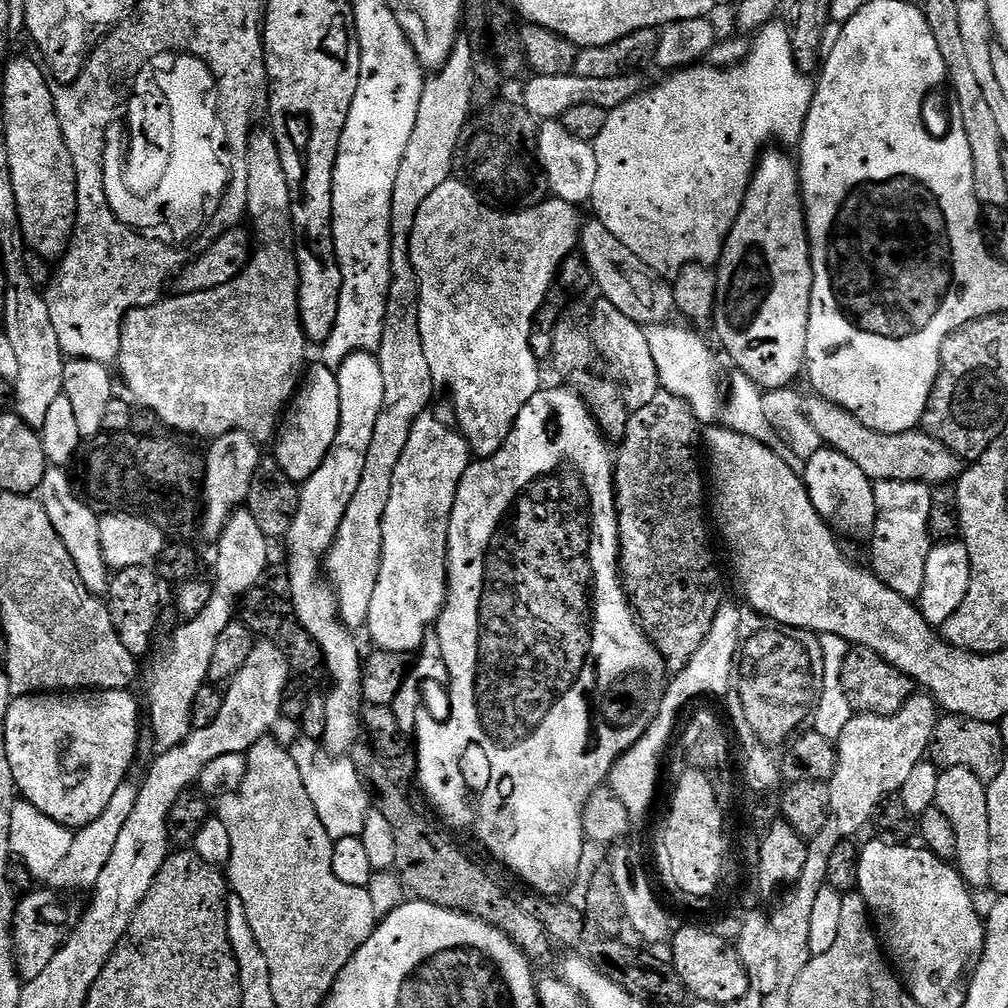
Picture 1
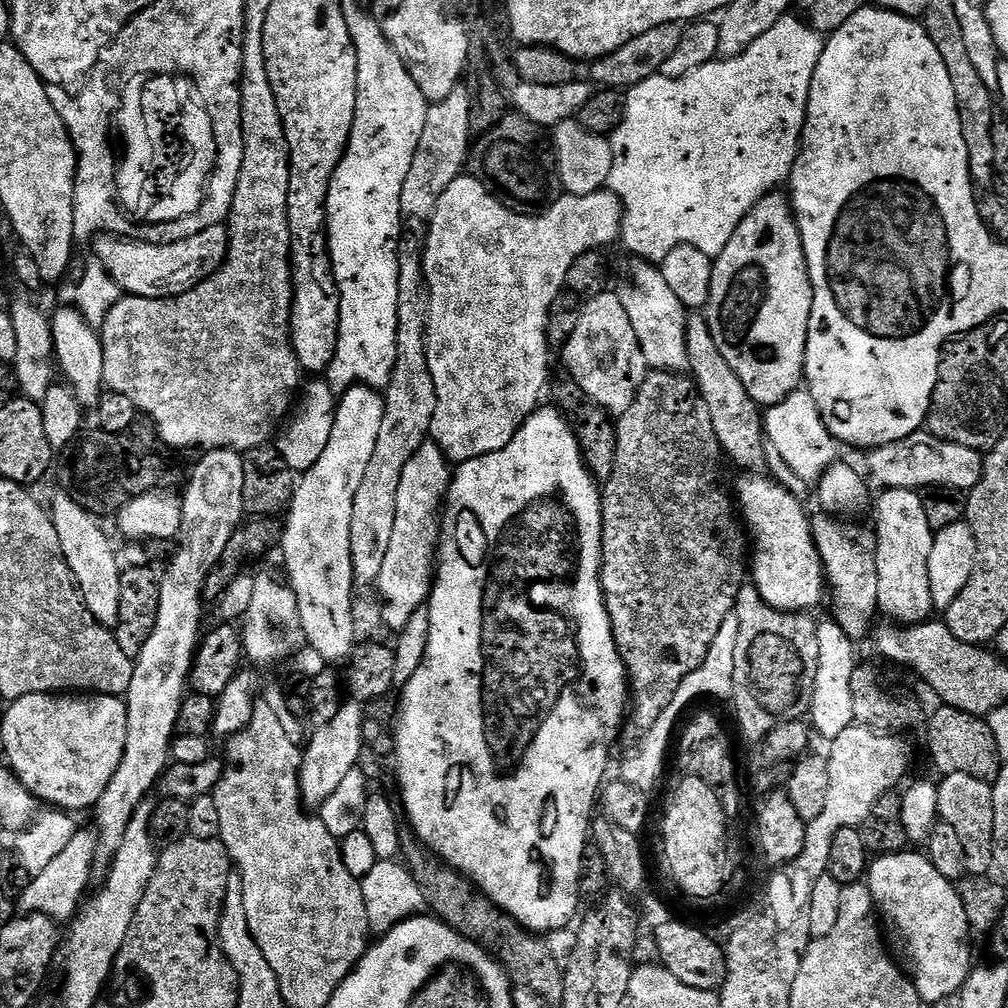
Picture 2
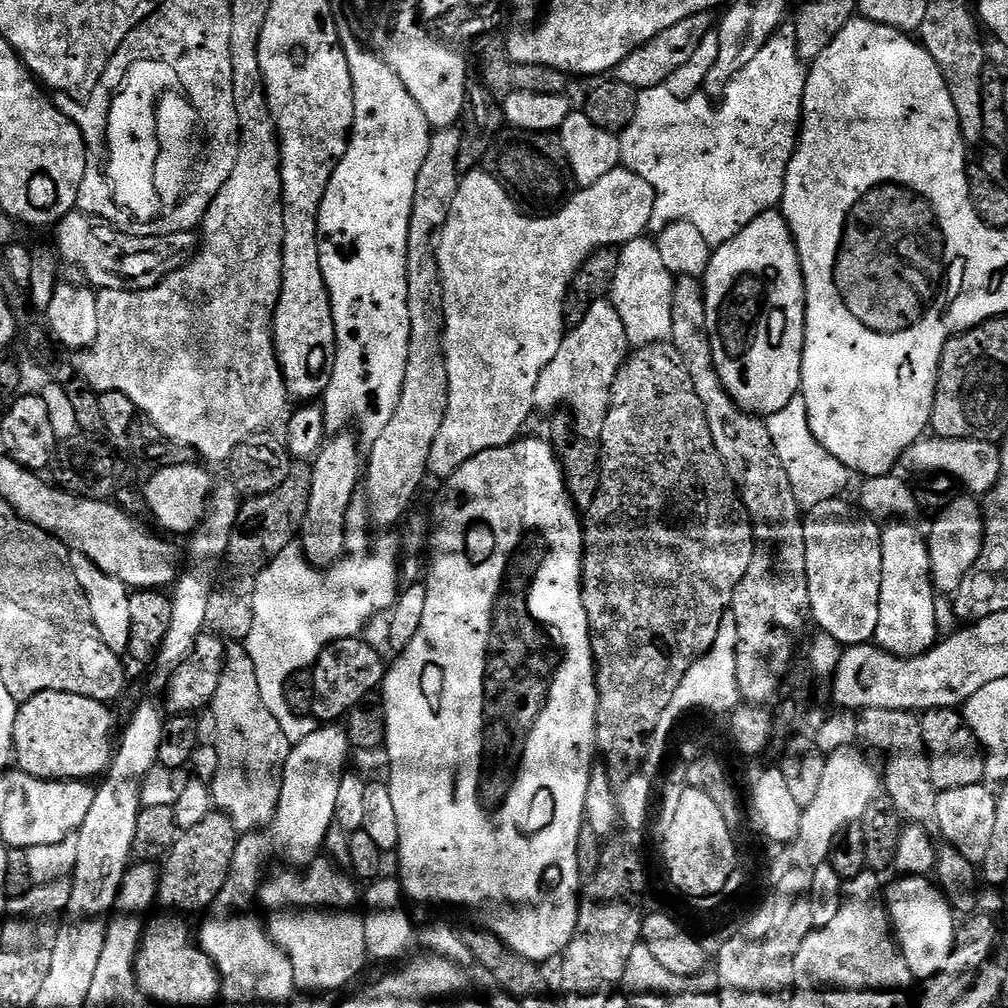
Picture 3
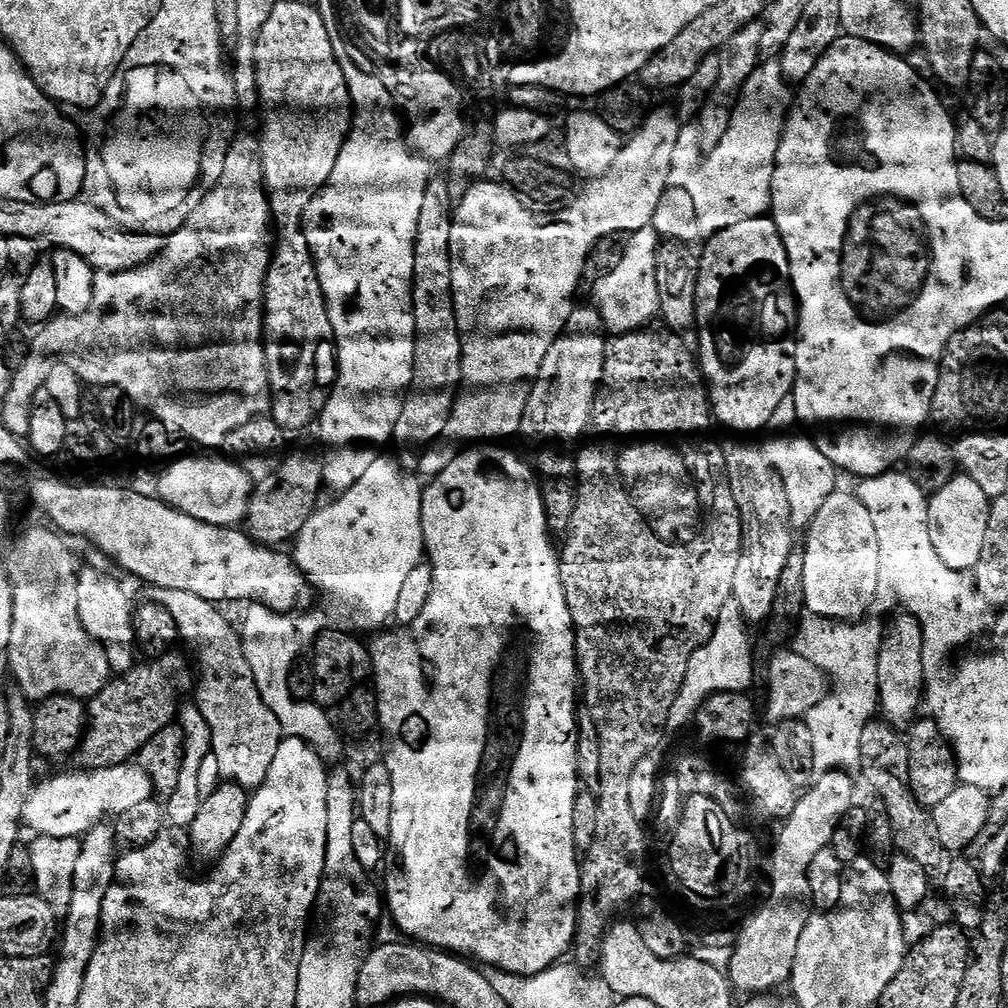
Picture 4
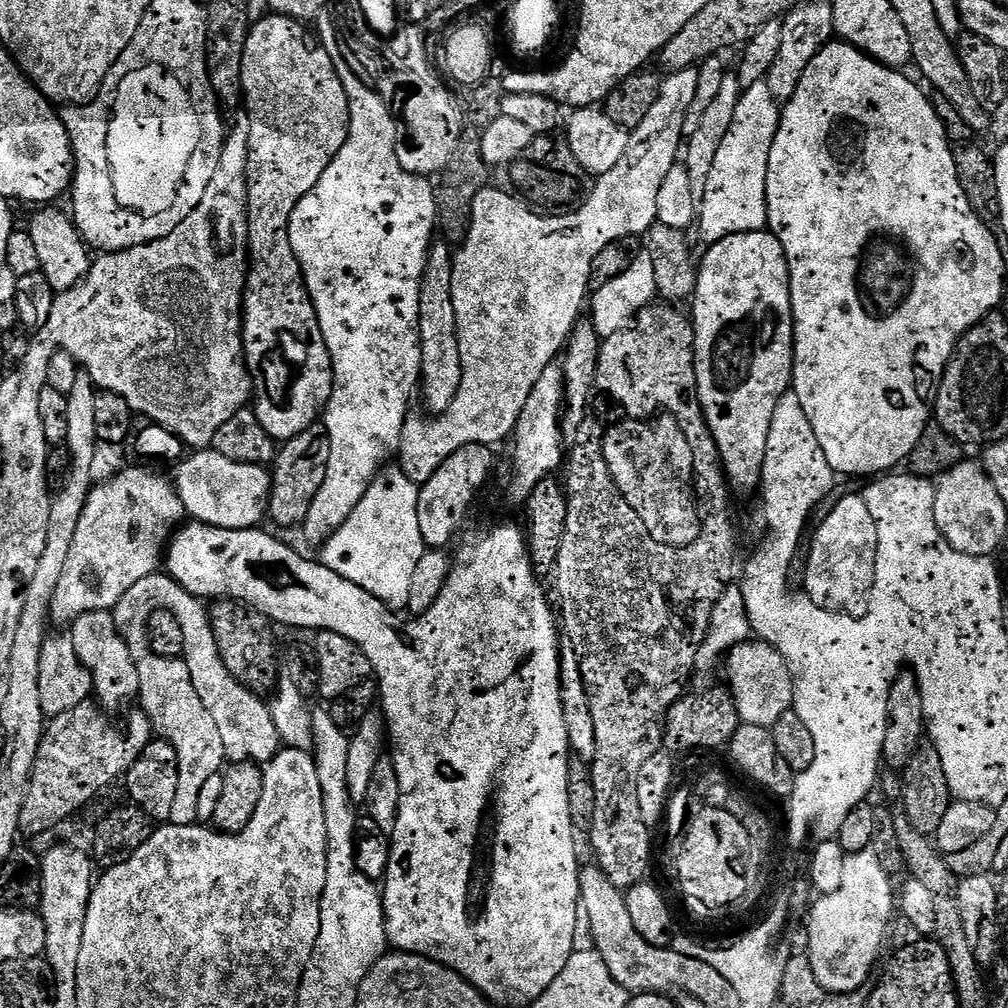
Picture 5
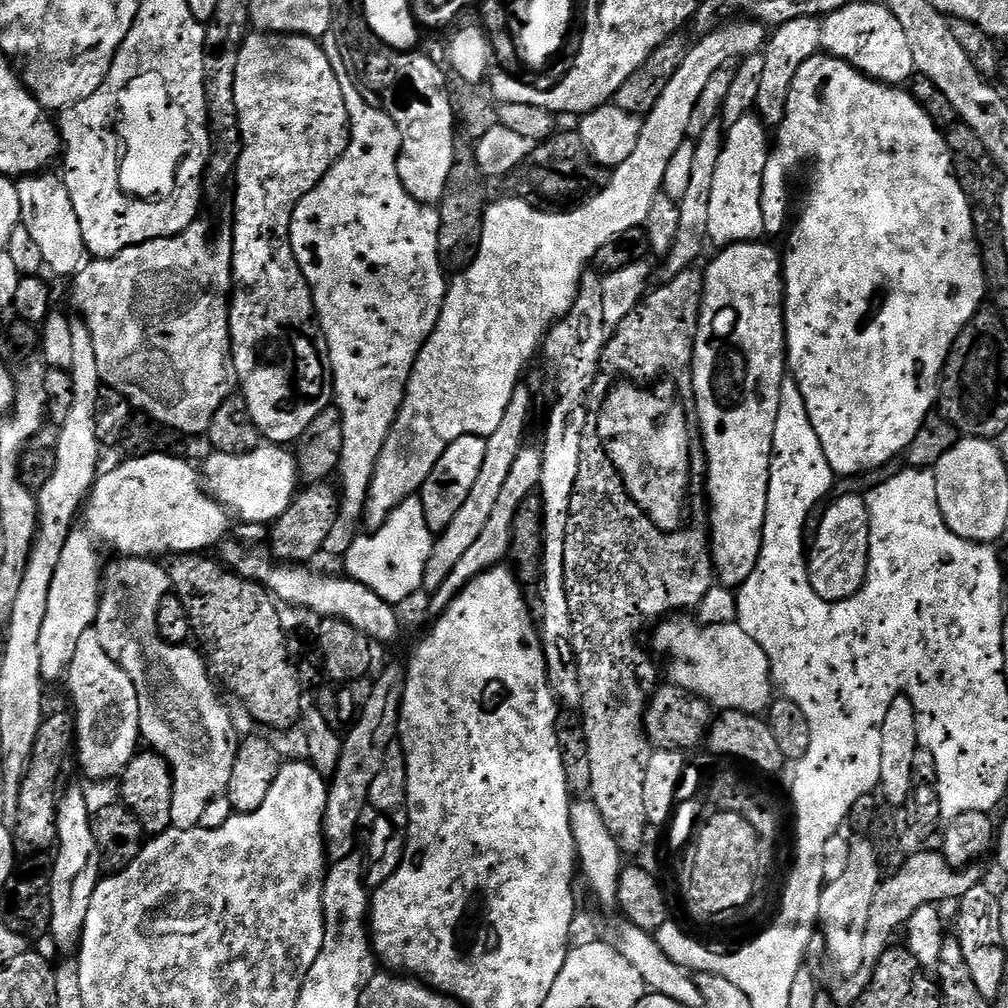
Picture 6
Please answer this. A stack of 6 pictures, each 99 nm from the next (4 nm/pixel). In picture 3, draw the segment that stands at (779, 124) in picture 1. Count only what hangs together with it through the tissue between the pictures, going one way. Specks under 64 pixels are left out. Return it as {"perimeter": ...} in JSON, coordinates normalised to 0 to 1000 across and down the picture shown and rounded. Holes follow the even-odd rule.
{"perimeter":[[[774,30],[752,50],[748,62],[726,78],[711,107],[697,93],[674,99],[661,85],[638,88],[631,97],[629,121],[614,132],[615,163],[636,175],[651,190],[646,229],[653,232],[663,222],[678,220],[688,223],[702,242],[713,244],[724,240],[748,216],[767,209],[777,199],[780,169],[794,138],[801,76],[802,67],[792,54],[789,35],[781,36]]]}

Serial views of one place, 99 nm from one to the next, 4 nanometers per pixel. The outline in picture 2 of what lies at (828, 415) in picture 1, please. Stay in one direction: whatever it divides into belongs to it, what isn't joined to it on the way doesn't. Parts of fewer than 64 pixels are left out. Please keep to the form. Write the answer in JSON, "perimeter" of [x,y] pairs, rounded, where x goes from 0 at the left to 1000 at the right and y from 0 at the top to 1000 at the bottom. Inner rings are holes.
{"perimeter":[[[920,427],[903,431],[898,437],[883,438],[883,442],[864,445],[860,449],[860,471],[870,476],[874,485],[904,484],[948,484],[959,489],[969,480],[976,469],[976,452],[964,444],[950,442],[946,438],[931,436]]]}

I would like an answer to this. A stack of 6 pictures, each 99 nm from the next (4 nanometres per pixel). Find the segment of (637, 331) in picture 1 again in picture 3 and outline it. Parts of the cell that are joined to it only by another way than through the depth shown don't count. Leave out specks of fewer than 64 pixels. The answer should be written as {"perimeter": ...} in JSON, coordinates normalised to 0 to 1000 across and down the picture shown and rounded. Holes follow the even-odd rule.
{"perimeter":[[[603,296],[587,299],[572,317],[575,318],[572,319],[571,326],[568,329],[566,326],[561,332],[558,343],[554,343],[554,351],[550,351],[550,355],[546,355],[546,363],[538,367],[534,383],[530,383],[530,399],[535,408],[545,408],[544,410],[563,403],[572,414],[579,413],[580,419],[587,421],[589,432],[598,434],[599,420],[604,420],[605,417],[603,405],[607,402],[607,384],[625,352],[621,323],[617,323],[617,315],[613,315],[613,308],[609,308],[607,299]]]}

